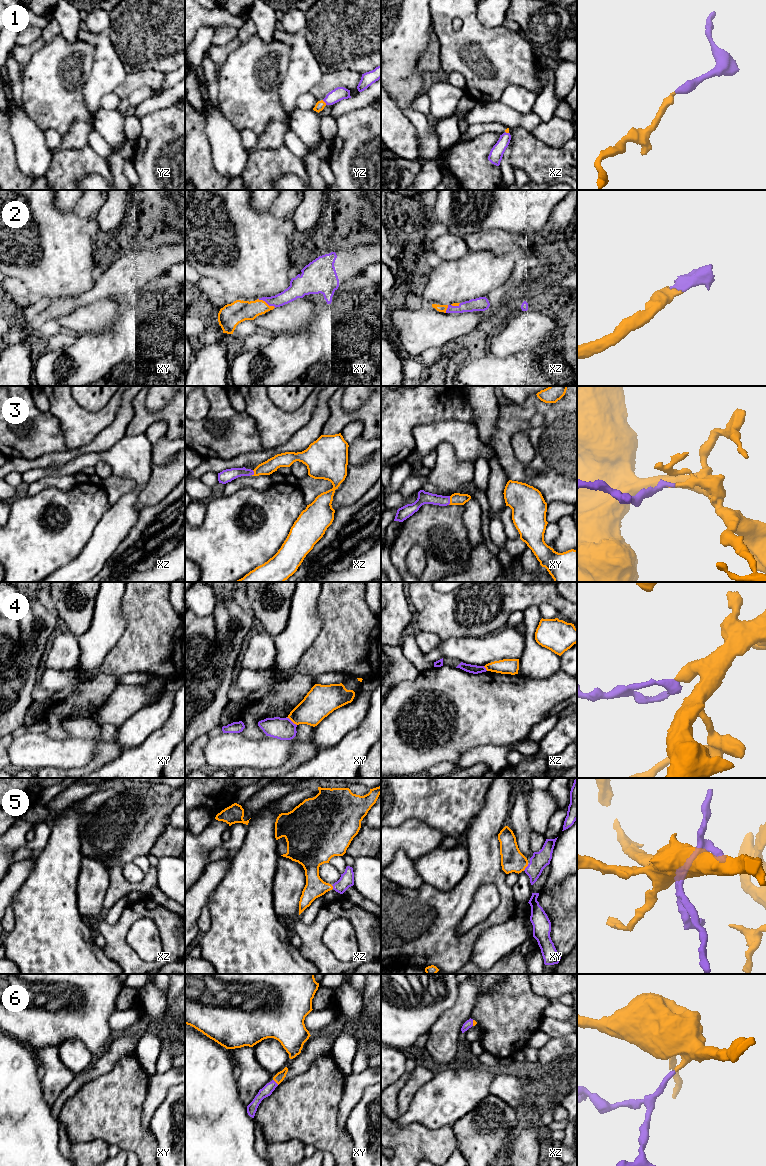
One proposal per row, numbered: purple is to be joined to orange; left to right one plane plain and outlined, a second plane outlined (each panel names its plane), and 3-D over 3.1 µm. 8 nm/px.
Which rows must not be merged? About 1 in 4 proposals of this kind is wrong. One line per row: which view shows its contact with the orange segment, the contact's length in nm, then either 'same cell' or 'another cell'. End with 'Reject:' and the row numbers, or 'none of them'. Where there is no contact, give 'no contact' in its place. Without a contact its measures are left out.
1: yz | 50 nm | same cell
2: xy | 160 nm | same cell
3: xy | 70 nm | same cell
4: xy | 110 nm | another cell
5: xy | 70 nm | same cell
6: xy | 60 nm | same cell
Reject: 4

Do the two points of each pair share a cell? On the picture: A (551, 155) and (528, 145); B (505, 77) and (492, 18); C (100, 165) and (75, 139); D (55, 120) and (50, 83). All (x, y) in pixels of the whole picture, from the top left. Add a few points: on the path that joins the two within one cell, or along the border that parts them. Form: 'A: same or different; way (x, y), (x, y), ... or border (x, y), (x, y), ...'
A: same; way (545, 155), (538, 155), (534, 151)
B: different; border (476, 11), (476, 17), (483, 25), (502, 26)
C: different; border (86, 143), (78, 149), (59, 149)
D: same; way (55, 111), (53, 92)

